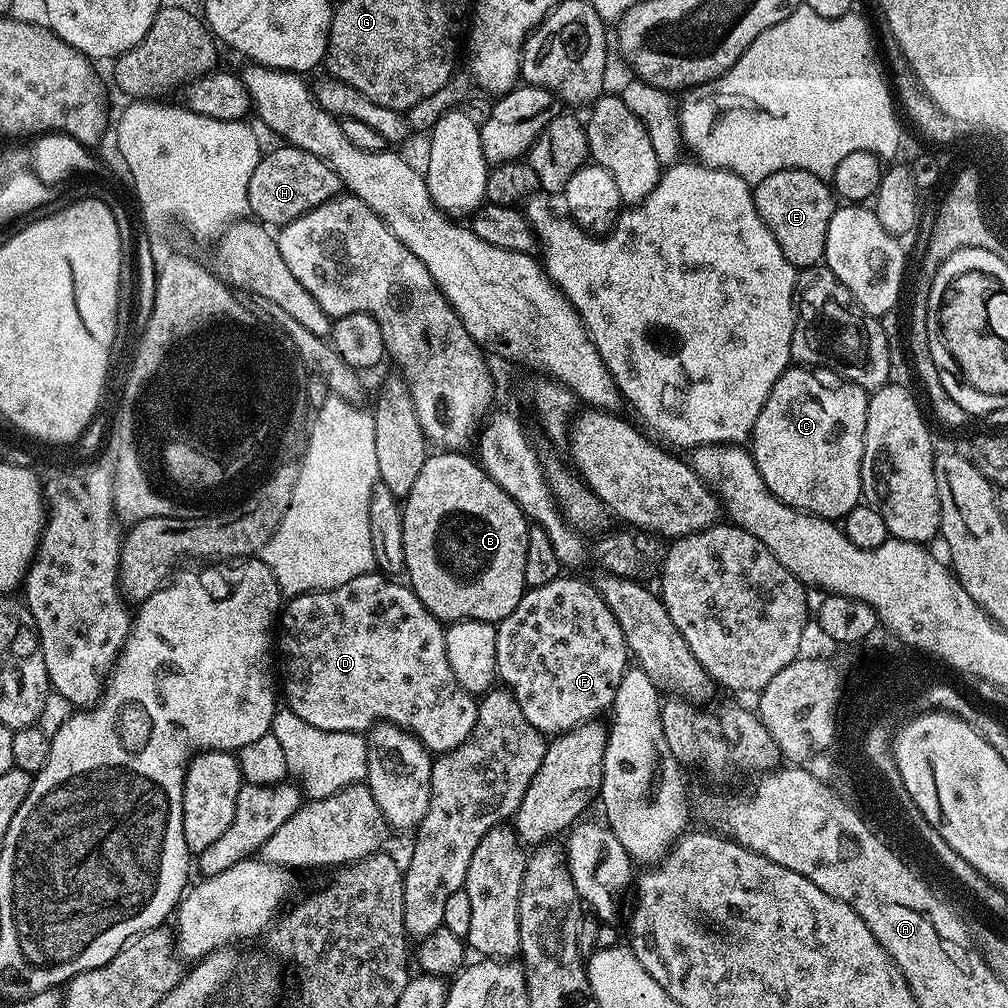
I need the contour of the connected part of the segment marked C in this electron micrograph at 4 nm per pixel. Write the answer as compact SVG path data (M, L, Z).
M790 366L778 378L778 382L774 382L774 386L766 398L766 406L762 406L762 414L758 414L758 422L754 422L754 426L752 427L750 451L753 462L758 466L758 470L762 474L762 482L766 482L766 486L782 502L786 502L791 508L801 512L810 512L814 516L820 516L823 520L840 522L862 500L862 493L860 491L860 467L862 466L862 446L864 445L864 435L866 434L866 410L868 409L869 393L865 392L855 382L840 382L844 384L838 385L837 388L831 388L830 385L823 384L812 372L815 371L809 370L804 366Z

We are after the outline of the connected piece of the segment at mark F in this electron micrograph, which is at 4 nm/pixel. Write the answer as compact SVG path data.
M557 578L551 580L546 586L538 586L537 588L528 588L524 593L524 597L518 602L518 606L514 606L505 620L496 624L496 675L501 681L505 680L507 691L515 696L518 706L526 718L540 732L545 734L559 734L568 732L577 725L587 723L602 708L607 709L611 705L616 688L620 685L620 679L624 677L625 672L630 667L630 653L626 646L626 638L622 634L622 626L619 625L618 618L612 613L610 606L604 601L604 596L595 583L587 584L584 580L564 580L565 578Z

